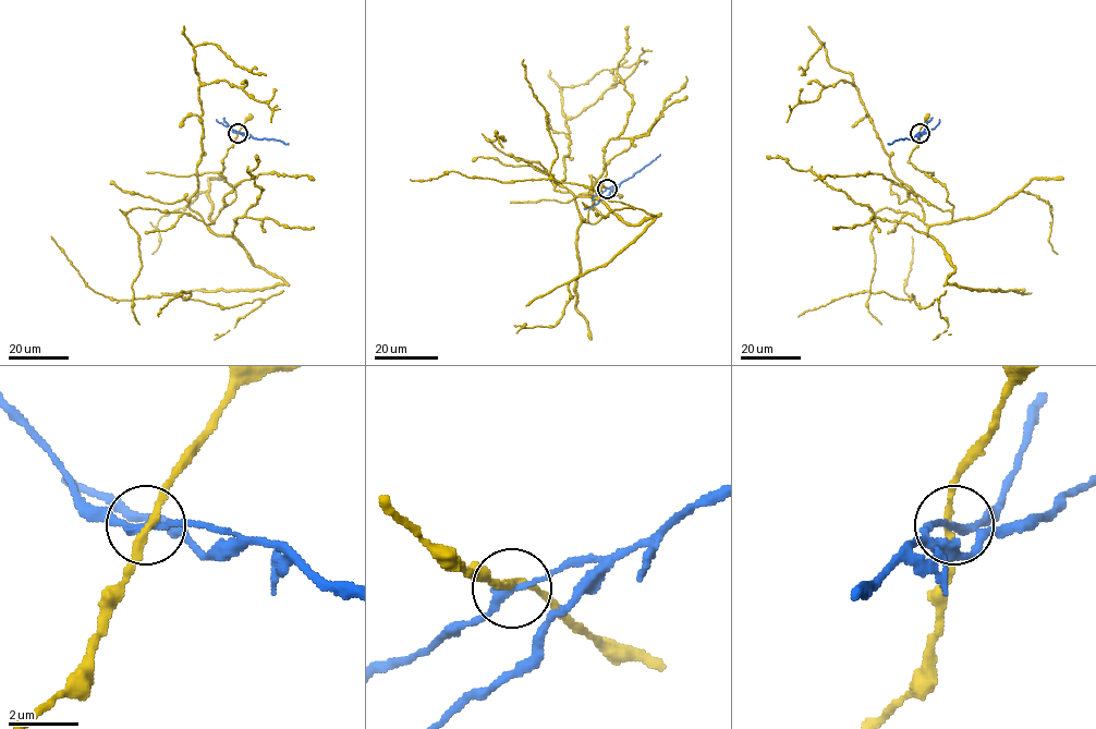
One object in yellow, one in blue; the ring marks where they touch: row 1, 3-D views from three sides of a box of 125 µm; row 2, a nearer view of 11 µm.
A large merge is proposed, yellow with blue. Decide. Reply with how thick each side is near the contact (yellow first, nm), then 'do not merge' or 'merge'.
190 nm thick on the yellow side, 200 nm on the other; do not merge

